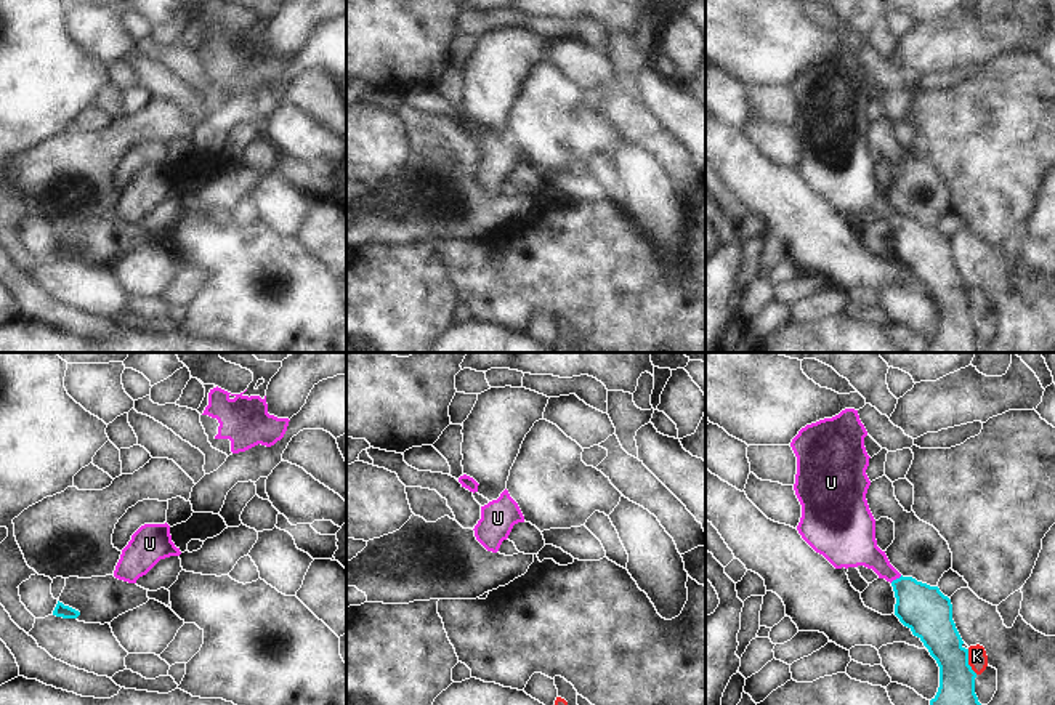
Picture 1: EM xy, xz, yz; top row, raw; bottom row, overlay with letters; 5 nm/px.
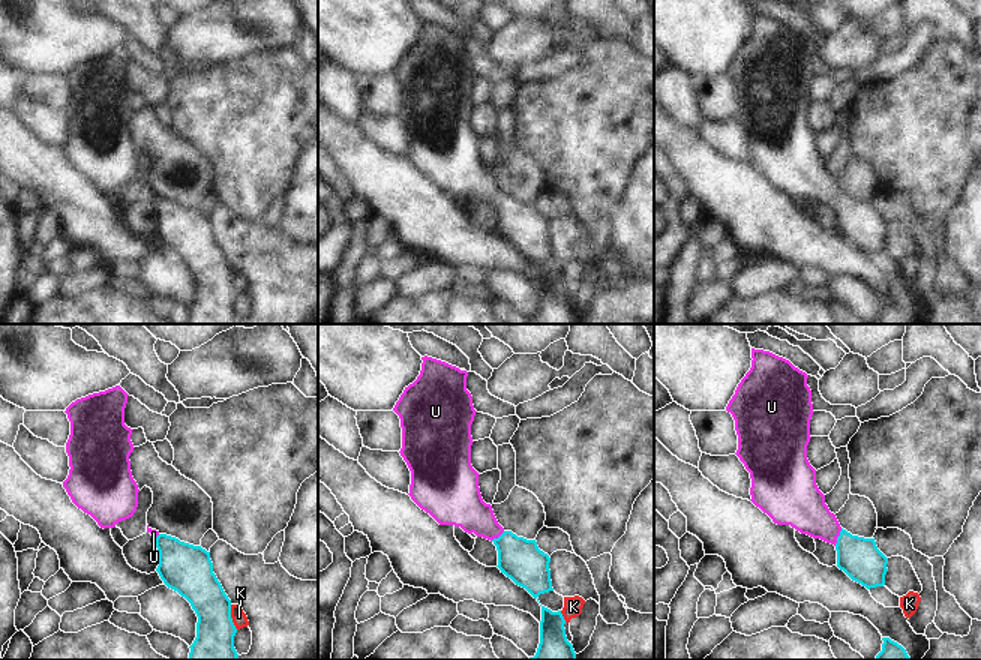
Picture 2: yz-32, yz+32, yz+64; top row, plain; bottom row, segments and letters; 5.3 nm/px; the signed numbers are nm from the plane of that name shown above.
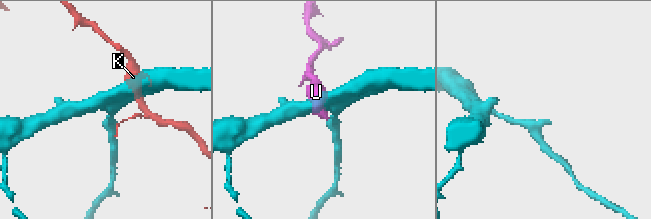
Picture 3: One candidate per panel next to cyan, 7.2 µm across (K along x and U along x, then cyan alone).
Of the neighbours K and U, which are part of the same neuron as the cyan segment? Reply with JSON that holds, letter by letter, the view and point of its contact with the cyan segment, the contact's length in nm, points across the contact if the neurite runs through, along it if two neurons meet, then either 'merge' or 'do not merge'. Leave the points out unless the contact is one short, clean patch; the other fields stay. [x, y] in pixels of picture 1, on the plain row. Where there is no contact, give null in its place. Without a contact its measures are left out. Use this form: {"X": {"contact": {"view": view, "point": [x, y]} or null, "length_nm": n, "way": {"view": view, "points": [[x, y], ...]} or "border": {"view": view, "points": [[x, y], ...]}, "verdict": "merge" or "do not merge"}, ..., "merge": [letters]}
{"K": {"contact": {"view": "yz", "point": [967, 303]}, "length_nm": 140, "verdict": "do not merge"}, "U": {"contact": {"view": "yz", "point": [897, 220]}, "length_nm": 70, "way": {"view": "yz", "points": [[924, 250], [897, 220], [858, 188]]}, "verdict": "merge"}, "merge": ["U"]}

